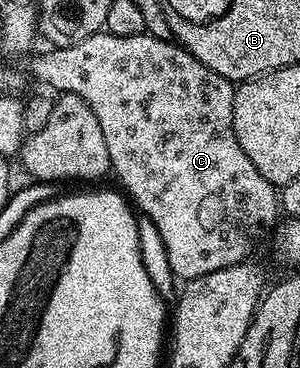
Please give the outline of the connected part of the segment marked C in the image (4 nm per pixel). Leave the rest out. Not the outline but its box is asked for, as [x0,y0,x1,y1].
[33,33,280,281]

